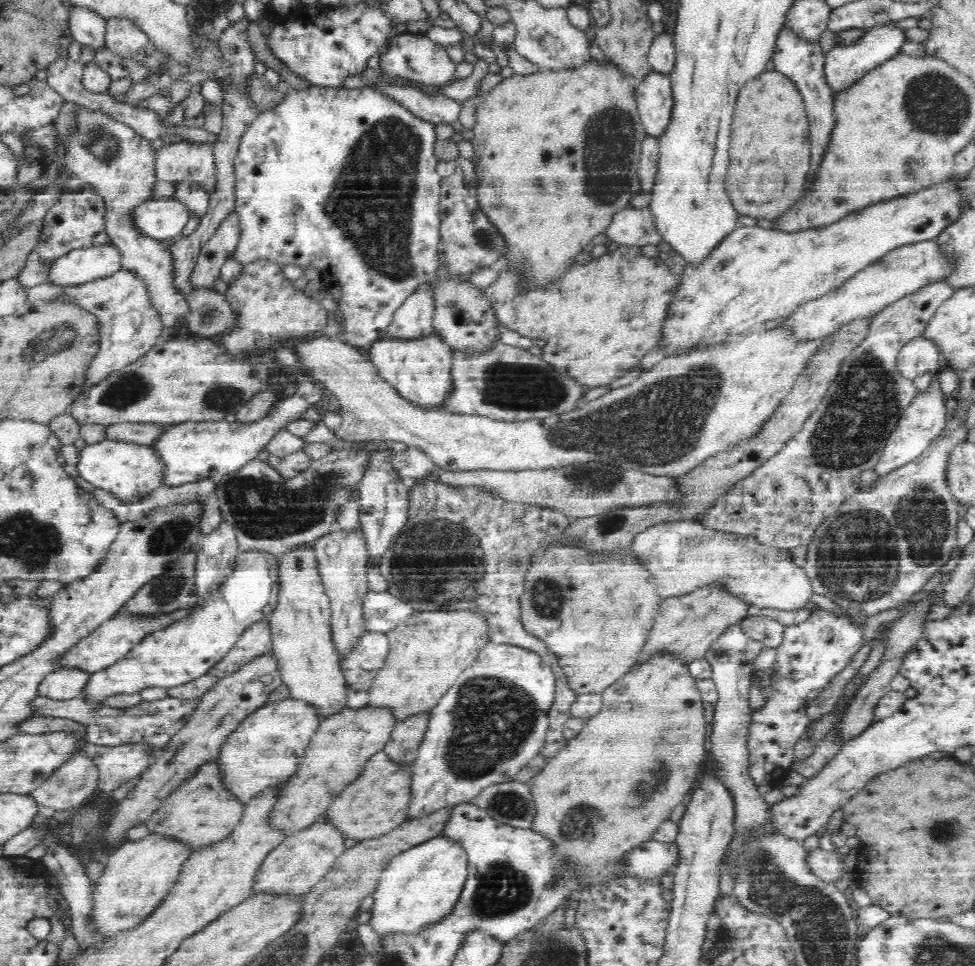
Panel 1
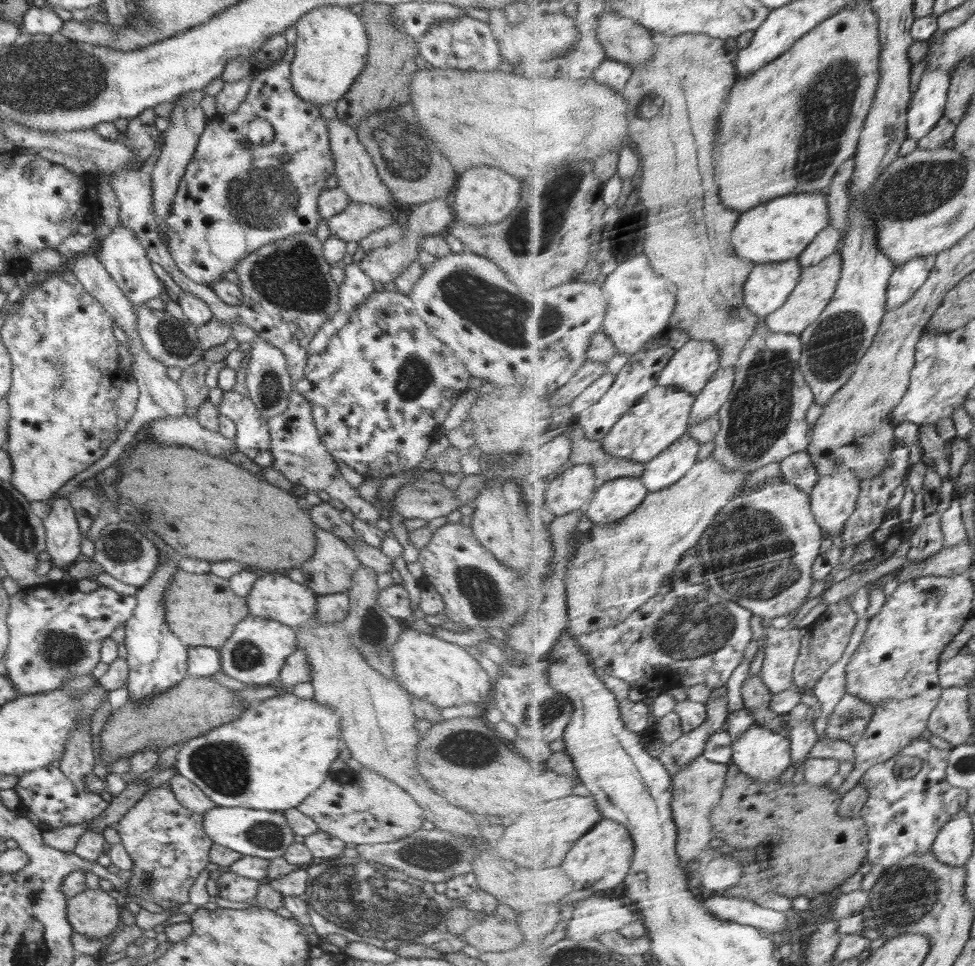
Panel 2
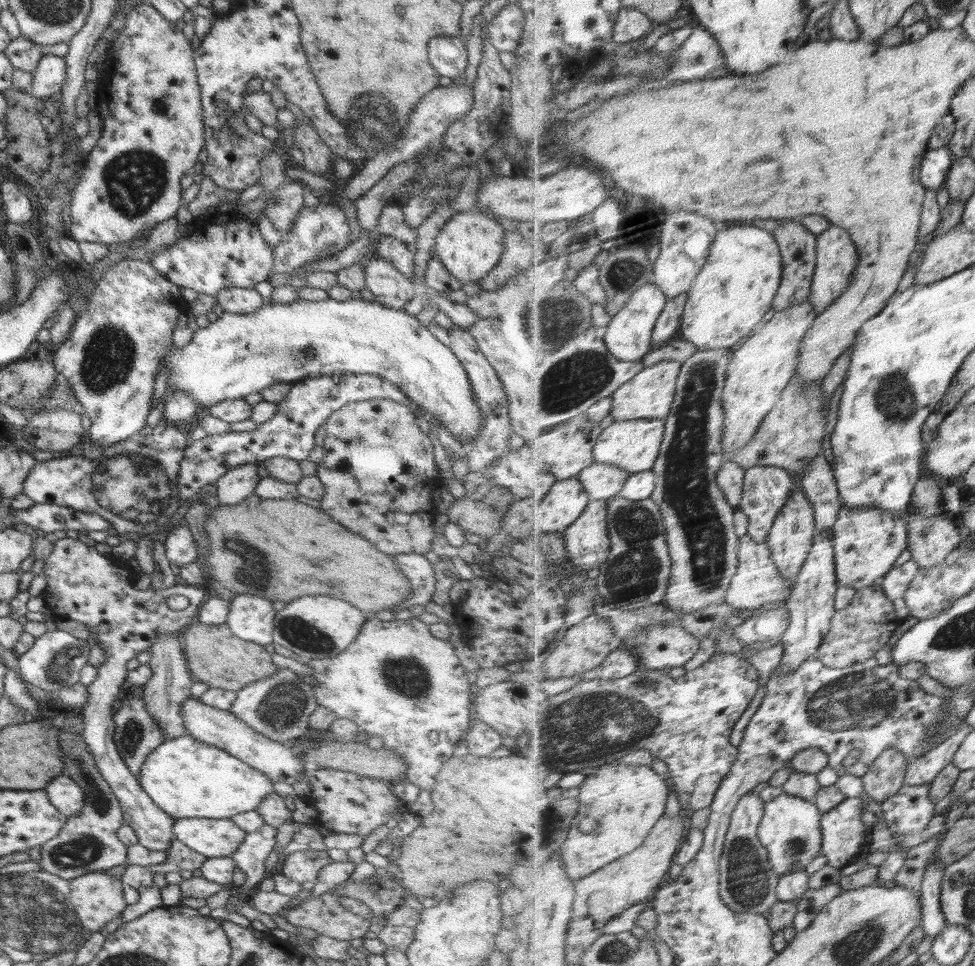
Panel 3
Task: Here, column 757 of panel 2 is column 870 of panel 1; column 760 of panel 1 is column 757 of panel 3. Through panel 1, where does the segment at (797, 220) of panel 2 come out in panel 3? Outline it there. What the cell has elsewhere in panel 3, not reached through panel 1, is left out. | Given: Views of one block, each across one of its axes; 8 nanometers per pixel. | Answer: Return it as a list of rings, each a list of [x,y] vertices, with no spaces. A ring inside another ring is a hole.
[[[753,225],[721,228],[707,265],[689,292],[680,329],[683,338],[702,350],[716,350],[730,348],[752,335],[775,304],[784,267],[783,250],[773,232]]]

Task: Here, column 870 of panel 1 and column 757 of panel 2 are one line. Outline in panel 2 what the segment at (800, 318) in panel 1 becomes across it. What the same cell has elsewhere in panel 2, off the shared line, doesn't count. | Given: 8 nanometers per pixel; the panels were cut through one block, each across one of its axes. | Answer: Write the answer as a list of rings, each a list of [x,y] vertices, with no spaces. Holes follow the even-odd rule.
[[[799,259],[755,265],[745,286],[747,305],[761,318],[782,309],[800,284],[803,269]]]

